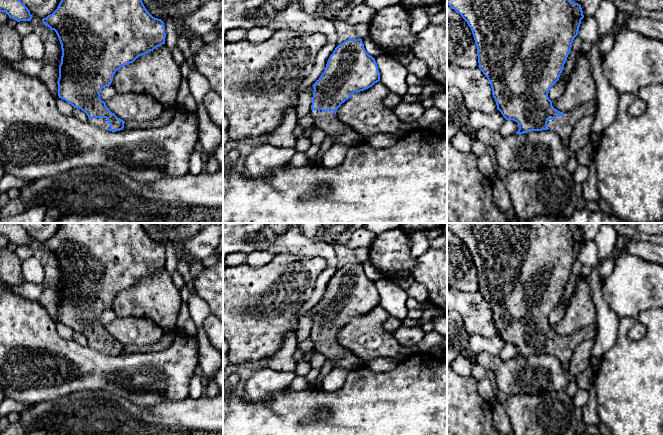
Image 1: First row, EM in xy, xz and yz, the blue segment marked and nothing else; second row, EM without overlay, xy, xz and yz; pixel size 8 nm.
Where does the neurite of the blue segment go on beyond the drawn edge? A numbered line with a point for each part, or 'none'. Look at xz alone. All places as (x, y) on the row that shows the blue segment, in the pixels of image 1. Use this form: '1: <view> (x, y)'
1: xz (342, 133)

